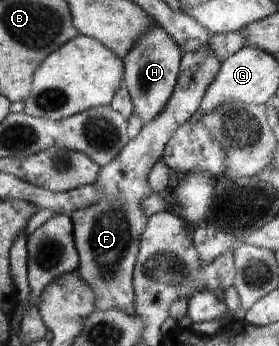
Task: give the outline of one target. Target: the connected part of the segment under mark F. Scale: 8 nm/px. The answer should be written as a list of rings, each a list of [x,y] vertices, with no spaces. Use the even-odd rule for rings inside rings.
[[[202,46],[202,50],[194,50],[193,53],[184,53],[181,58],[180,78],[177,81],[177,88],[173,91],[172,100],[165,106],[164,112],[154,118],[152,122],[144,124],[138,136],[129,140],[129,144],[121,150],[120,156],[110,161],[108,165],[101,167],[100,177],[95,184],[98,190],[102,190],[104,198],[92,206],[80,208],[69,215],[73,219],[73,230],[78,230],[78,250],[82,250],[82,270],[76,270],[78,275],[86,280],[93,287],[97,296],[97,310],[104,311],[116,308],[126,312],[128,316],[135,314],[134,308],[134,289],[133,289],[133,270],[136,257],[141,244],[141,237],[144,234],[149,217],[142,212],[140,202],[148,196],[152,196],[153,187],[150,186],[149,174],[153,166],[165,156],[166,145],[170,138],[177,133],[185,122],[195,119],[198,109],[201,108],[201,102],[208,92],[208,88],[217,78],[221,70],[220,60],[214,54],[214,50],[209,46]]]

